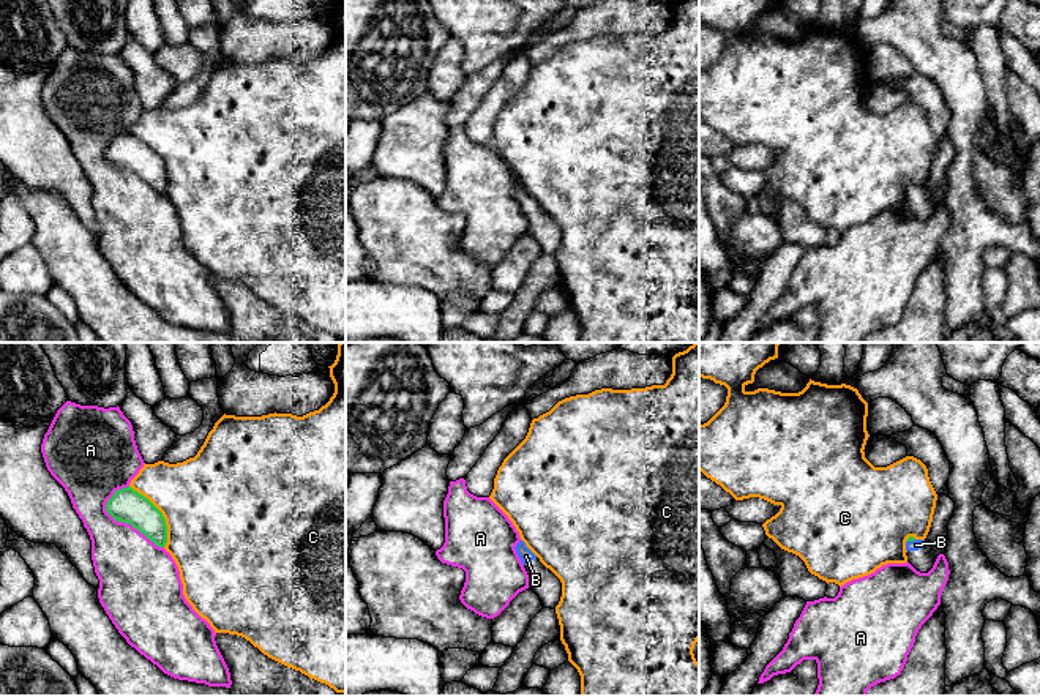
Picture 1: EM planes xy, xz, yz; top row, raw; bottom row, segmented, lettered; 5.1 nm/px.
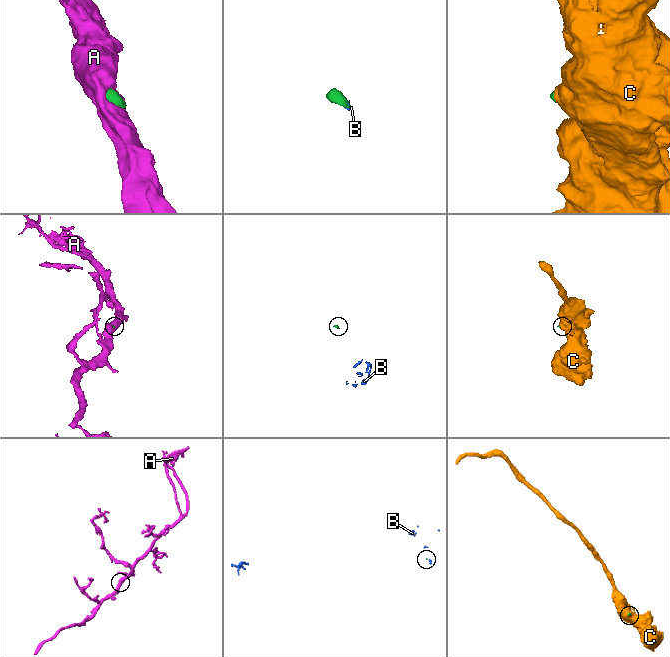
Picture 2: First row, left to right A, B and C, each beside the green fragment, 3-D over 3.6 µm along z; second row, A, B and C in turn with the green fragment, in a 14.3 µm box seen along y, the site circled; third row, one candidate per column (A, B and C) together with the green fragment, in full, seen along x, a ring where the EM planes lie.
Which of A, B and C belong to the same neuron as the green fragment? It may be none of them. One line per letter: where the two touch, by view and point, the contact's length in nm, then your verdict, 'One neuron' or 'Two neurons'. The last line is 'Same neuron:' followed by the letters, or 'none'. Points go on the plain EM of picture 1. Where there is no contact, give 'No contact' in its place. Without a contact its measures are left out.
A: Touches green at xy (125, 168). Shared border 380 nm. Two neurons
B: Touches green at yz (911, 187). Shared border 40 nm. One neuron
C: Touches green at xy (161, 161). Shared border 360 nm. Two neurons
Same neuron: B

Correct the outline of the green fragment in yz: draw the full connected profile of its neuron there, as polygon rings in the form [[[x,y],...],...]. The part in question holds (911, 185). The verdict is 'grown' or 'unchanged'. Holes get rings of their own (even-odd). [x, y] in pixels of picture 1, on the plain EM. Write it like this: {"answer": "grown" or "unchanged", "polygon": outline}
{"answer": "grown", "polygon": [[[937,140],[930,178],[925,186],[909,183],[906,188],[907,208],[920,219],[928,219],[937,202],[944,200],[948,186],[948,167],[955,158],[955,148],[945,140]]]}

